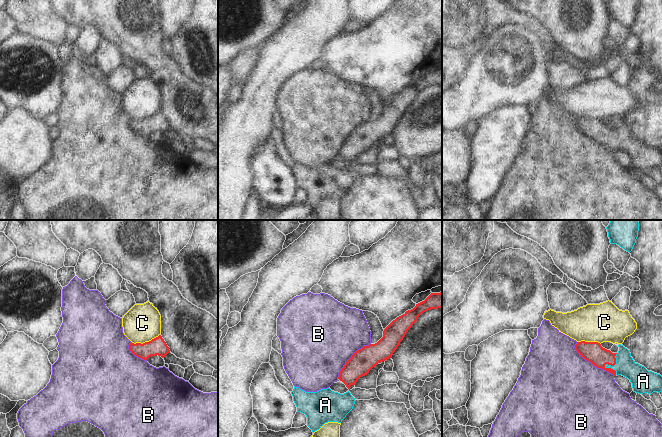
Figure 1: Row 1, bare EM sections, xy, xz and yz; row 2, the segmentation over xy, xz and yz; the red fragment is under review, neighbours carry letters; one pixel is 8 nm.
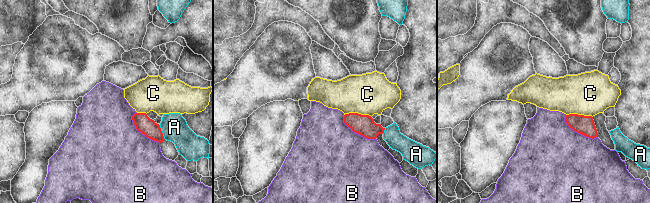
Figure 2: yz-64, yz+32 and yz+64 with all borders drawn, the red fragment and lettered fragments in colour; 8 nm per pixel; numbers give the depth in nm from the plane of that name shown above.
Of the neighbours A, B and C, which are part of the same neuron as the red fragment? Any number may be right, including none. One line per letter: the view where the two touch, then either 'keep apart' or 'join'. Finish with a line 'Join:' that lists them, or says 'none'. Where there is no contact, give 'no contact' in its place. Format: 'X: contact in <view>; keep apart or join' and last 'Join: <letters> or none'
A: contact in yz; join
B: contact in yz; keep apart
C: contact in xy; keep apart
Join: A

